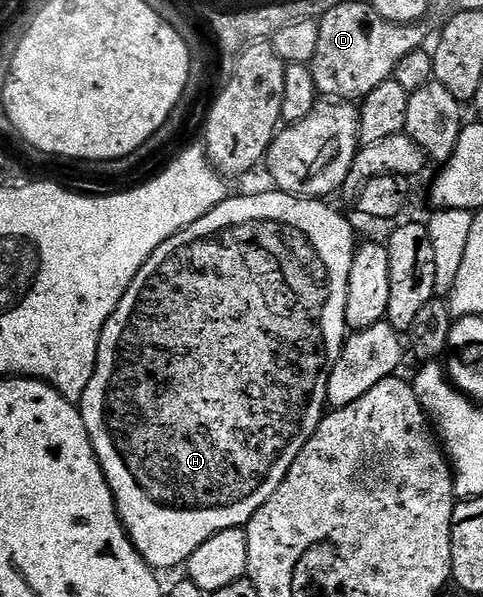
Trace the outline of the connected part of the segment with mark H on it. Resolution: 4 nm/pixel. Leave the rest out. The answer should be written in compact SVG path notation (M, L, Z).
M271 193L244 194L241 198L235 198L235 196L225 198L223 202L220 202L210 212L206 212L206 216L202 216L194 224L186 227L185 230L179 230L173 238L163 242L150 255L146 260L146 264L142 264L138 276L134 276L134 280L130 284L130 288L122 296L118 308L114 308L110 320L106 320L106 324L102 328L94 376L90 380L82 400L78 403L78 409L84 418L86 432L92 441L96 458L100 461L100 467L106 476L108 487L112 489L120 523L123 524L124 530L128 533L128 539L132 541L134 548L148 561L149 566L157 572L172 570L175 566L183 567L187 563L188 557L198 548L202 548L202 544L206 544L206 540L210 540L210 536L214 536L223 530L247 527L248 521L254 516L254 512L258 512L258 508L262 508L262 504L266 504L266 500L270 500L270 496L274 496L278 484L282 484L286 472L292 467L292 461L296 458L298 447L305 446L308 443L308 438L318 428L320 419L326 413L328 371L334 368L334 364L340 358L340 349L344 347L346 341L346 327L344 324L346 318L346 288L350 280L350 264L352 263L352 255L356 252L358 237L356 238L355 232L352 231L351 224L338 211L331 210L327 206L329 204L327 201L315 198L298 198L295 194Z

